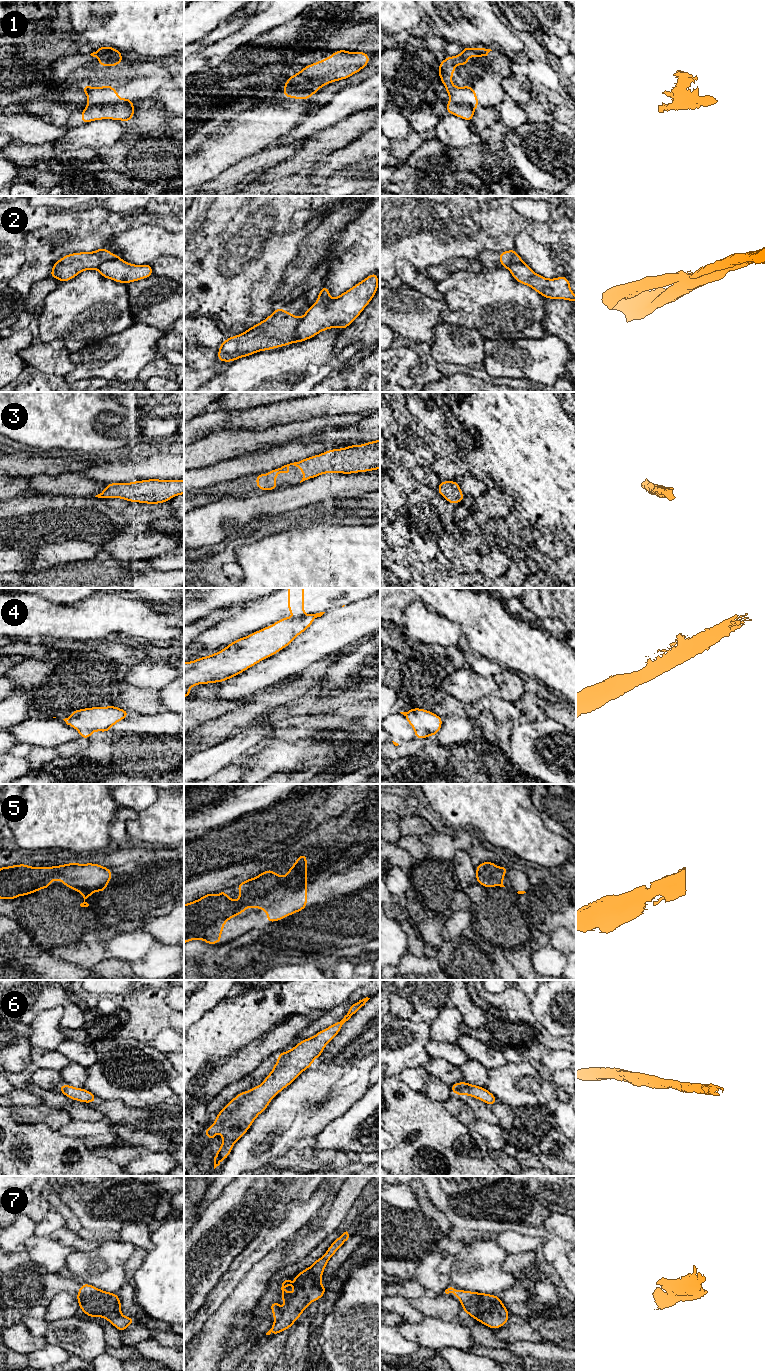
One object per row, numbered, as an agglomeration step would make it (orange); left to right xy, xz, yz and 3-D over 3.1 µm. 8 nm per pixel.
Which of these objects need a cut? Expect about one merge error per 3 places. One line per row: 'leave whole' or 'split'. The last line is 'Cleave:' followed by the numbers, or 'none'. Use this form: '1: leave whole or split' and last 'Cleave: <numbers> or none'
1: split
2: split
3: leave whole
4: leave whole
5: leave whole
6: leave whole
7: leave whole
Cleave: 1, 2

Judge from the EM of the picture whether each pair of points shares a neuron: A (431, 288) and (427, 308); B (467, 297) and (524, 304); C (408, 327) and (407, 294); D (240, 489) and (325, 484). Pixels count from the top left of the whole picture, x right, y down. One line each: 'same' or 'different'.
A: different
B: same
C: same
D: different

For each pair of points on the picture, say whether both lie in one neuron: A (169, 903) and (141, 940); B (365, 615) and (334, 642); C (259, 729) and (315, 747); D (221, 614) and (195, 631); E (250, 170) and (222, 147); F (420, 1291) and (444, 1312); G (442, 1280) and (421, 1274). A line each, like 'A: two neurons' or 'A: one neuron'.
A: two neurons
B: one neuron
C: two neurons
D: one neuron
E: two neurons
F: two neurons
G: one neuron

